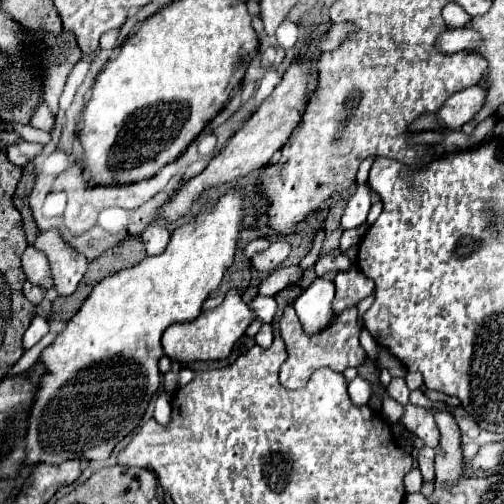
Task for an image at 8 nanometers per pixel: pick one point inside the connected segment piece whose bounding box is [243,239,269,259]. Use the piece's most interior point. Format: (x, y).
(258, 245)

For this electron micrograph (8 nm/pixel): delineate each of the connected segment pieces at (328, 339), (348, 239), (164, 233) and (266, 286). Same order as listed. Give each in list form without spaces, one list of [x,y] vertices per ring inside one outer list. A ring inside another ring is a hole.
[[[287,305],[283,311],[283,317],[279,319],[279,333],[287,345],[287,361],[281,365],[279,371],[279,381],[283,387],[287,389],[301,389],[307,385],[309,377],[319,369],[319,367],[327,367],[331,371],[343,373],[347,367],[359,367],[365,363],[365,351],[359,345],[359,333],[361,333],[361,325],[359,325],[359,317],[357,317],[357,309],[347,309],[343,313],[333,315],[331,323],[321,329],[315,335],[307,335],[303,331],[303,325],[293,309],[293,305]]]
[[[364,223],[356,229],[344,231],[340,239],[341,253],[345,252],[353,245],[358,245],[362,241],[369,227],[369,224]]]
[[[159,223],[147,225],[147,229],[141,235],[145,249],[147,249],[147,255],[161,255],[169,243],[169,237],[171,235],[163,225],[159,225]]]
[[[299,265],[279,267],[279,269],[273,271],[267,279],[263,279],[263,283],[261,283],[261,287],[259,287],[259,293],[273,297],[273,295],[279,293],[281,289],[285,289],[285,287],[297,283],[301,275],[303,275],[303,271],[299,269]]]

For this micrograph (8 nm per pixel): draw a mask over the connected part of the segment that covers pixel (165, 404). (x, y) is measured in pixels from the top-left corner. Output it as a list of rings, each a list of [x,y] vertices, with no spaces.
[[[167,393],[159,395],[155,401],[155,421],[163,427],[167,427],[171,423],[171,397]]]

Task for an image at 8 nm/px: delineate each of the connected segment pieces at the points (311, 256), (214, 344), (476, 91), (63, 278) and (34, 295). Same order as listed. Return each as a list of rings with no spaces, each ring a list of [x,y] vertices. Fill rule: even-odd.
[[[323,225],[319,228],[316,234],[315,240],[312,245],[312,249],[309,253],[301,260],[300,266],[303,270],[314,266],[316,261],[320,258],[320,250],[325,238],[325,231]]]
[[[237,289],[227,291],[225,301],[215,307],[203,311],[195,321],[191,323],[175,323],[163,333],[163,349],[165,355],[171,361],[177,363],[195,363],[195,361],[219,361],[225,359],[237,339],[245,333],[249,323],[253,321],[253,311],[247,307],[247,303],[241,299],[241,293]]]
[[[481,85],[467,87],[453,95],[437,113],[437,119],[449,127],[449,129],[461,129],[467,121],[473,119],[473,115],[479,113],[487,99],[487,91]]]
[[[59,229],[43,231],[35,247],[47,255],[49,277],[59,295],[71,295],[75,291],[75,249],[65,243]]]
[[[25,283],[23,285],[23,293],[25,293],[25,297],[33,303],[33,305],[37,305],[37,303],[41,303],[43,299],[45,299],[45,295],[47,295],[47,291],[43,289],[43,287],[39,287],[39,285],[33,285],[33,283]]]

